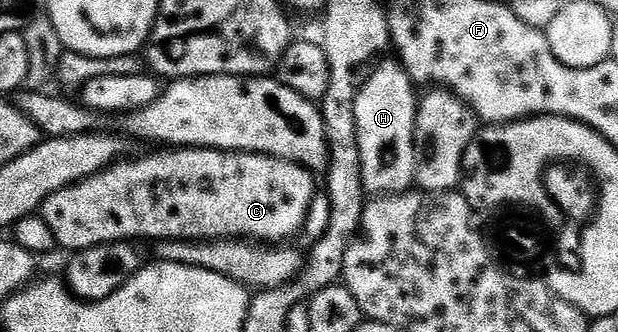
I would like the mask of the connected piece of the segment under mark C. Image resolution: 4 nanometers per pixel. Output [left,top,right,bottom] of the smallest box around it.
[39,147,319,251]

